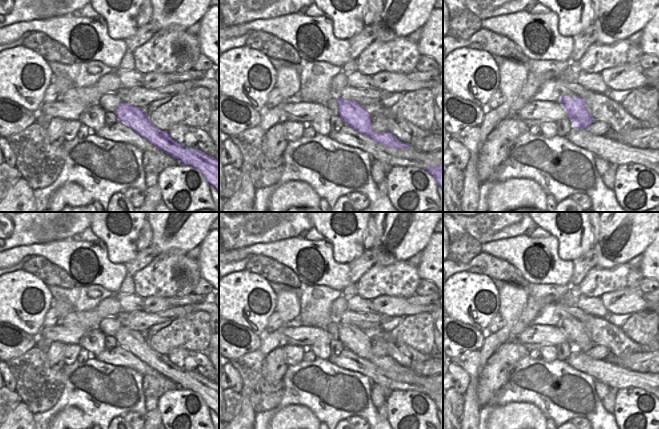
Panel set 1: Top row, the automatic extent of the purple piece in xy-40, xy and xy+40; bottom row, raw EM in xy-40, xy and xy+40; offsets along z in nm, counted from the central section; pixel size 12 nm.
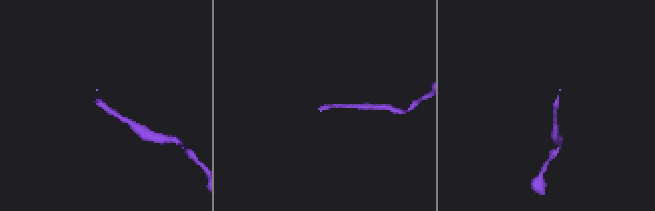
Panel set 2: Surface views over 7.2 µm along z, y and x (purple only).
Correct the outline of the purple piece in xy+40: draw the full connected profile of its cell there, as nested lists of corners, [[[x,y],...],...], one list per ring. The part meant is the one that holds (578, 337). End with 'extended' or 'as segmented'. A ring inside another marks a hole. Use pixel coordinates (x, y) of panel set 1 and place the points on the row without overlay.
[[[561,319],[560,327],[566,333],[575,352],[587,353],[593,348],[594,344],[585,330],[583,322],[573,321],[569,323],[567,320]]]; as segmented

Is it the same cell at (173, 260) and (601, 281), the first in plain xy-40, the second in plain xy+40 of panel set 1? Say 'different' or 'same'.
same

